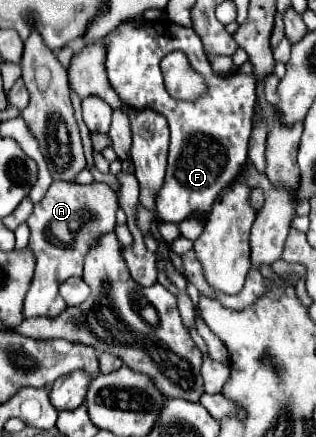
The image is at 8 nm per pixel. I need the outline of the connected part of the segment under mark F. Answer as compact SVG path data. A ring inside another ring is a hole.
M125 21L117 29L113 29L105 35L105 49L107 49L105 69L109 73L109 85L119 95L119 99L125 105L129 105L131 109L151 109L151 111L155 109L169 123L169 131L171 131L169 161L167 161L165 181L155 195L157 215L167 223L181 223L183 219L191 217L195 211L191 201L205 201L205 213L209 215L219 191L223 187L227 187L233 179L237 179L239 173L243 171L243 165L247 163L247 145L249 145L249 135L253 129L251 119L255 115L255 105L257 105L255 75L253 73L245 75L239 69L229 75L215 75L205 53L203 53L203 43L201 43L199 35L193 29L177 25L173 21ZM177 49L189 57L193 69L199 71L209 85L209 93L205 97L201 97L199 101L177 101L165 91L159 63L167 53L177 51Z

